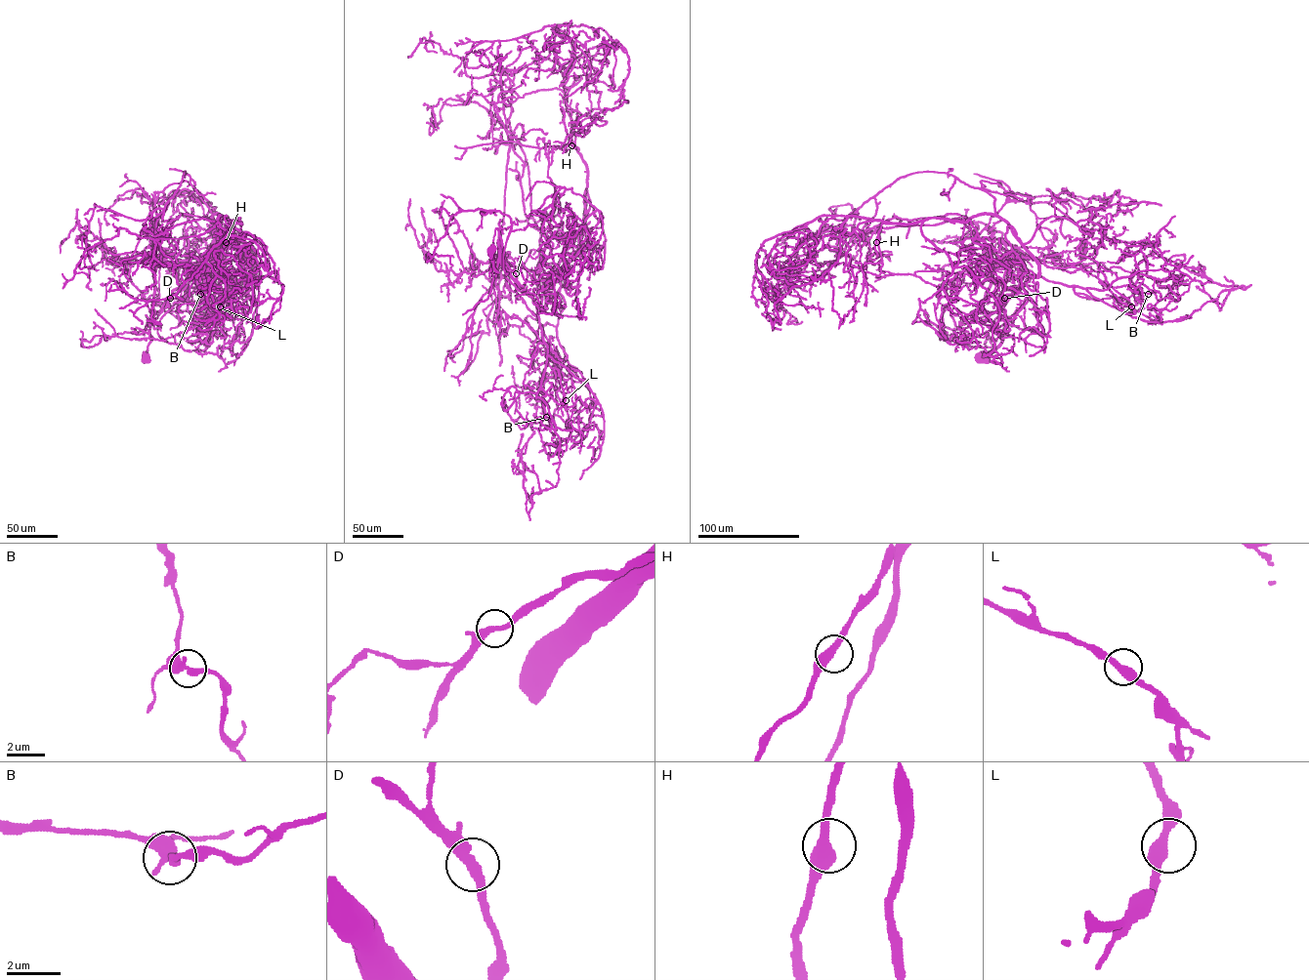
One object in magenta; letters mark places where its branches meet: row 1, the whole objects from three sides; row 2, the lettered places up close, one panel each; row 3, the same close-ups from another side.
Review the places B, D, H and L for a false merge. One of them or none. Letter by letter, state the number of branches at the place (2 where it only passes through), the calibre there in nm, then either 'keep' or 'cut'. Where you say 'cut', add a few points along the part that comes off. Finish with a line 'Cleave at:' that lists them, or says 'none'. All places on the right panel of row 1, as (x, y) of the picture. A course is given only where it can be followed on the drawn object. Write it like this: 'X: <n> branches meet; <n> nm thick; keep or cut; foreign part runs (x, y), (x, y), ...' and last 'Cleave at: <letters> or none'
B: 2 branches meet; 400 nm thick; keep
D: 2 branches meet; 400 nm thick; keep
H: 2 branches meet; 400 nm thick; keep
L: 2 branches meet; 400 nm thick; keep
Cleave at: none

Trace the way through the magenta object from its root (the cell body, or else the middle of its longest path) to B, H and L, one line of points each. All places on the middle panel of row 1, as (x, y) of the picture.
B: (492, 249), (495, 274), (500, 259), (535, 304), (547, 347), (540, 387), (546, 391), (552, 383), (546, 417)
H: (492, 249), (496, 275), (499, 248), (502, 264), (537, 267), (556, 202), (548, 176), (552, 150), (571, 145)
L: (492, 249), (495, 274), (500, 259), (511, 277), (535, 304), (547, 347), (540, 387), (558, 403), (566, 400)

